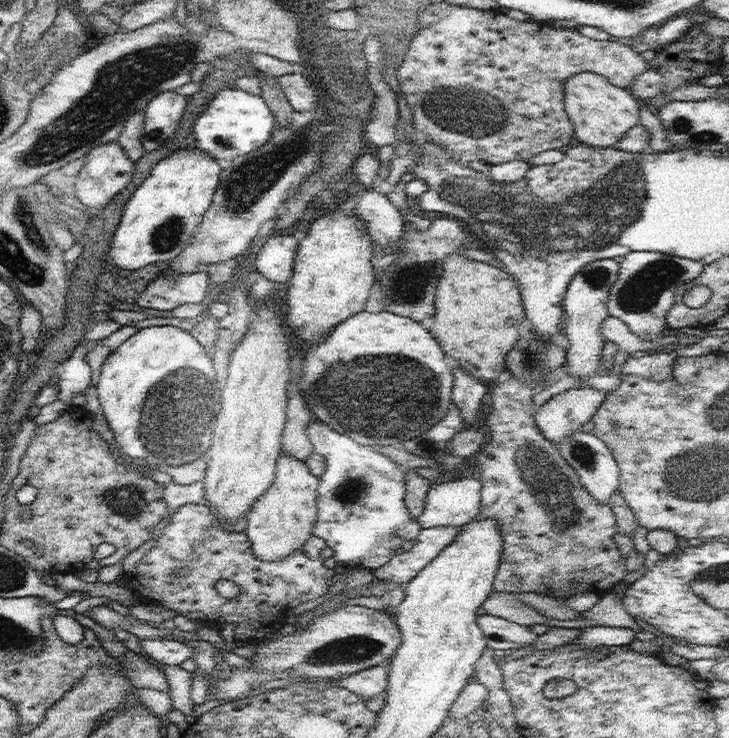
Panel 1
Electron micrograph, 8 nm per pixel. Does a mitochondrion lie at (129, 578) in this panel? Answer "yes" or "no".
no

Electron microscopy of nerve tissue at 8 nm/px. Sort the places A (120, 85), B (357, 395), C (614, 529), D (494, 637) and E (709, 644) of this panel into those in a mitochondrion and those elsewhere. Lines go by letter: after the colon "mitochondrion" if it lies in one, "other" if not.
A: mitochondrion
B: mitochondrion
C: other
D: other
E: other

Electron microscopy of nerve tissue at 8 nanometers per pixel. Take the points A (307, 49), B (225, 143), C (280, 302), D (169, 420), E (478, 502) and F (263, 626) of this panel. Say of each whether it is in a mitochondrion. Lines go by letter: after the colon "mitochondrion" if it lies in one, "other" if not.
A: other
B: mitochondrion
C: other
D: mitochondrion
E: other
F: other

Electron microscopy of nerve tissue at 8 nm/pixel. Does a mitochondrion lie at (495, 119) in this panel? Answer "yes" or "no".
yes

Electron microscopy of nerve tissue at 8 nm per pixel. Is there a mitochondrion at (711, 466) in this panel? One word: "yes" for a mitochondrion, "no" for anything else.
yes

